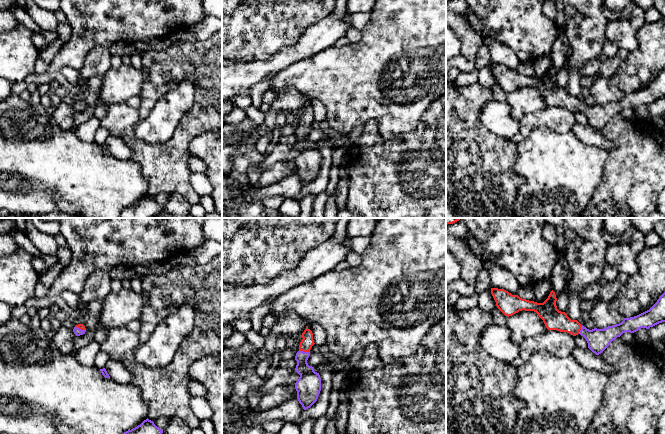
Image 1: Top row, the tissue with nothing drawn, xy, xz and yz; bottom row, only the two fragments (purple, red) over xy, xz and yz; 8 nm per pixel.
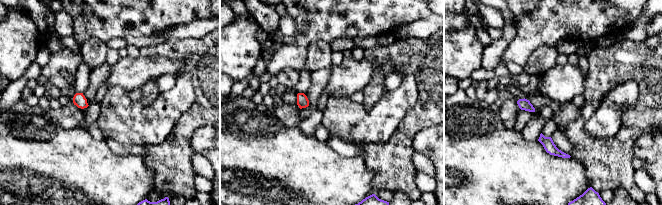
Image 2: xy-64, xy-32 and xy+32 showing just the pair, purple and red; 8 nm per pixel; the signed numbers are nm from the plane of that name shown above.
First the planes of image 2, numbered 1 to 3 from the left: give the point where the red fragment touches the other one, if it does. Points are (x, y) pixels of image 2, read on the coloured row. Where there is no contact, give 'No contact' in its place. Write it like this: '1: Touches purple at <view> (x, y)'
1: No contact
2: No contact
3: No contact

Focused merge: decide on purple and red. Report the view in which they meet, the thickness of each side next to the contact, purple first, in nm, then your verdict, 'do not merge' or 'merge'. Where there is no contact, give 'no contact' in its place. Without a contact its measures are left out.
xz | 190/100 nm | merge

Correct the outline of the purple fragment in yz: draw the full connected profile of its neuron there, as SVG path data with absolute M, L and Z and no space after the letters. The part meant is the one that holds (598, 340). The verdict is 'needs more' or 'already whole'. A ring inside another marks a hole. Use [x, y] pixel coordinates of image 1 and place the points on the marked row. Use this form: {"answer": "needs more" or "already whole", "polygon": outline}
{"answer": "needs more", "polygon": "M491 288L491 294L497 308L505 316L512 316L522 310L534 311L543 320L548 330L583 336L588 343L588 348L596 355L601 354L613 340L625 332L634 333L641 328L649 329L665 322L665 292L649 310L634 317L624 318L619 324L592 330L587 329L577 320L571 320L565 312L557 309L557 298L553 290L543 303L522 299L504 289Z"}

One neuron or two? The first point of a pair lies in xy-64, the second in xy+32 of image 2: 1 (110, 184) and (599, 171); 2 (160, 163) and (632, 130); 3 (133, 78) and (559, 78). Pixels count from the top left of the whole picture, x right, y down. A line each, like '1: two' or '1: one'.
1: two
2: one
3: one

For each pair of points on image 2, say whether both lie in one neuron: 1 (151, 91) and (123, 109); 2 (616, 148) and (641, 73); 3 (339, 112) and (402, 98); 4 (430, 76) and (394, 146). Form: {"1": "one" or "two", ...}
{"1": "two", "2": "one", "3": "one", "4": "one"}

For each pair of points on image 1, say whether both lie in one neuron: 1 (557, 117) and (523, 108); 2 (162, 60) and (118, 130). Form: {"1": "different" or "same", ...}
{"1": "different", "2": "different"}

